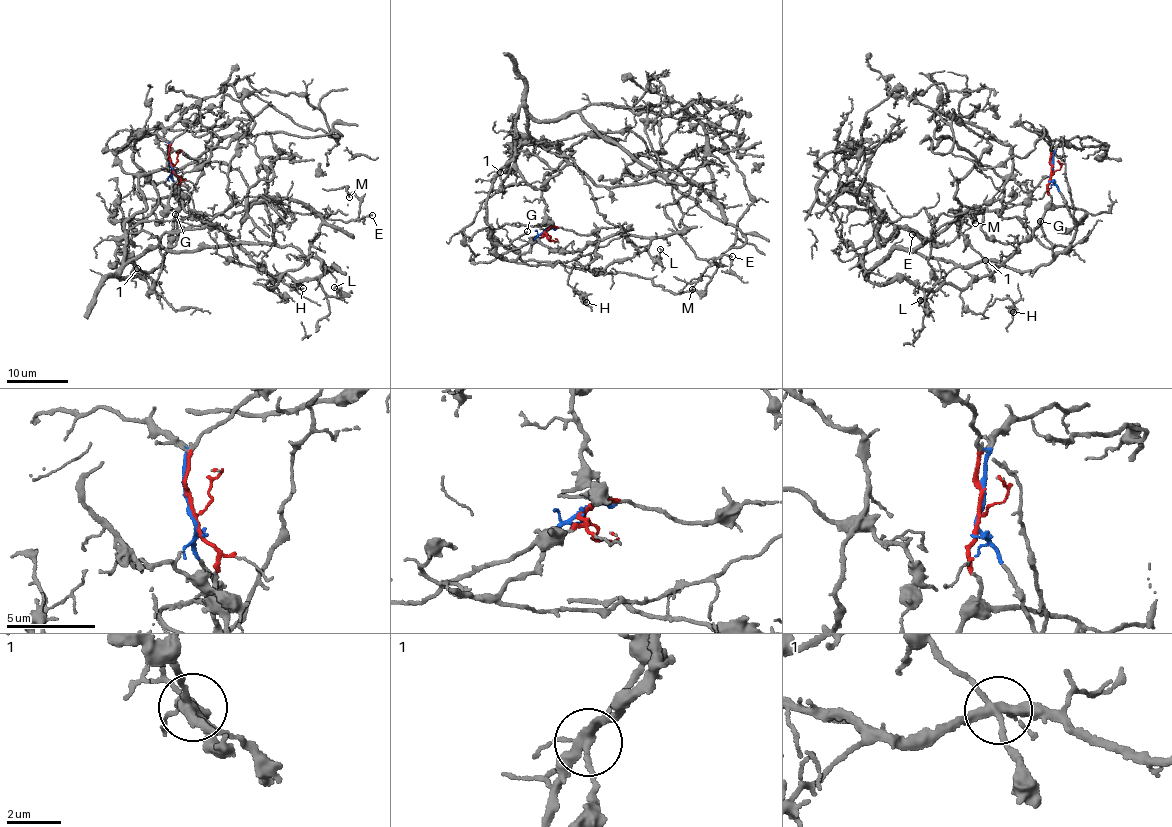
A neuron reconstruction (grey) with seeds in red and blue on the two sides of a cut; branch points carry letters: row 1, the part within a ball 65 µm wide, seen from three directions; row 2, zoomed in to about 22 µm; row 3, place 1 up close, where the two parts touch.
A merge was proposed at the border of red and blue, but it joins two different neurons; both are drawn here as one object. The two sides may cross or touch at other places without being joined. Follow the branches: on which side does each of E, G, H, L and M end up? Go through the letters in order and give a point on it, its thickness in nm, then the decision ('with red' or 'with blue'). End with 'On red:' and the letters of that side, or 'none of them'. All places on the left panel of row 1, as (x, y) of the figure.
E: at (372, 215); 200 nm thick; with blue
G: at (175, 214); 180 nm thick; with blue
H: at (303, 288); 130 nm thick; with red
L: at (334, 287); 120 nm thick; with red
M: at (349, 197); 100 nm thick; with blue
On red: H, L

